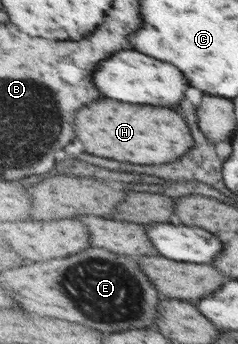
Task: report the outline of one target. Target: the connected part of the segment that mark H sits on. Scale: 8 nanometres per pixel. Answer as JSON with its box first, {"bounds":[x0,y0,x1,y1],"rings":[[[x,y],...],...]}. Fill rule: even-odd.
{"bounds":[76,99,194,165],"rings":[[[98,99],[92,105],[80,109],[76,113],[76,135],[84,143],[86,153],[136,165],[170,163],[182,157],[194,145],[190,127],[186,129],[186,121],[180,113],[164,107],[132,105],[112,99]],[[148,117],[154,121],[154,129]]]}

